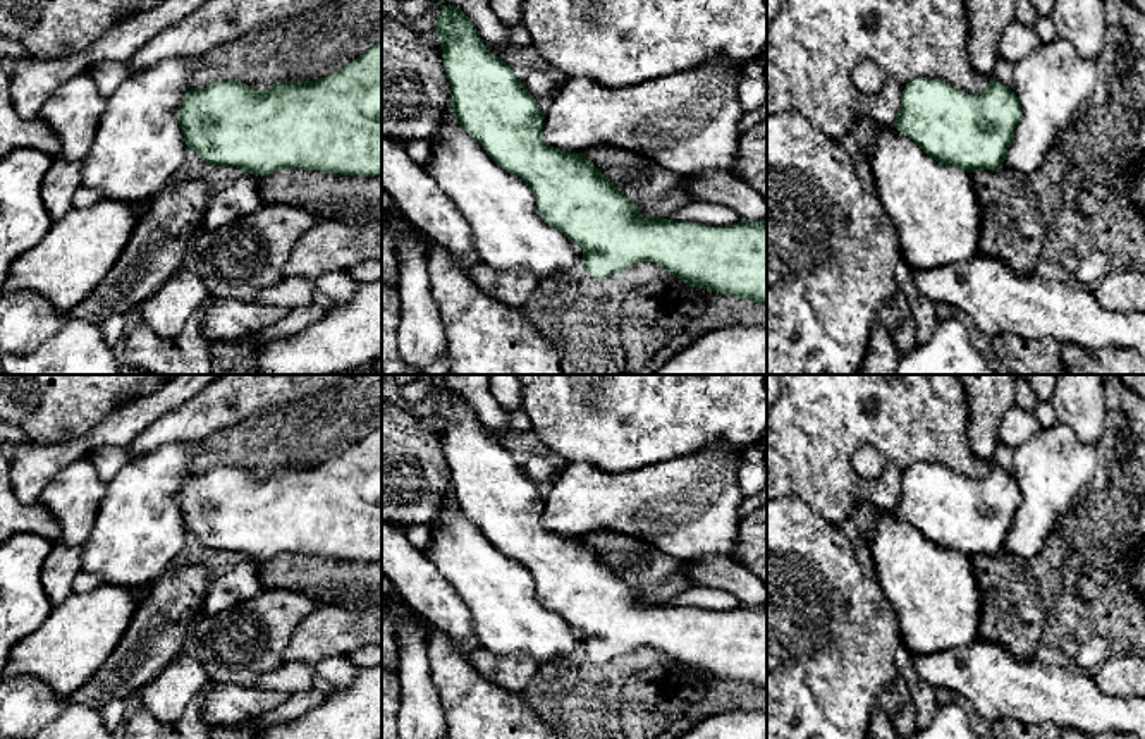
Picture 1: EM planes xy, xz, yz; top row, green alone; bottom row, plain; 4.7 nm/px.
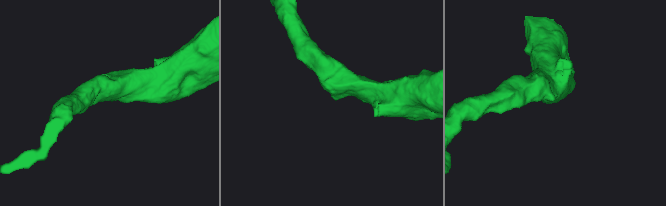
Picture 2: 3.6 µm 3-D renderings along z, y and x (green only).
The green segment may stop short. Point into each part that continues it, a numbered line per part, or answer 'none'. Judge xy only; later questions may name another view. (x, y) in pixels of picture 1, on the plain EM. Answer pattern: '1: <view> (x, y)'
none

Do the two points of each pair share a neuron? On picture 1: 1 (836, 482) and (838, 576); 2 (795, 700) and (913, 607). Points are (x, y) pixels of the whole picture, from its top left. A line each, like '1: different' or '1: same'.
1: different
2: different

